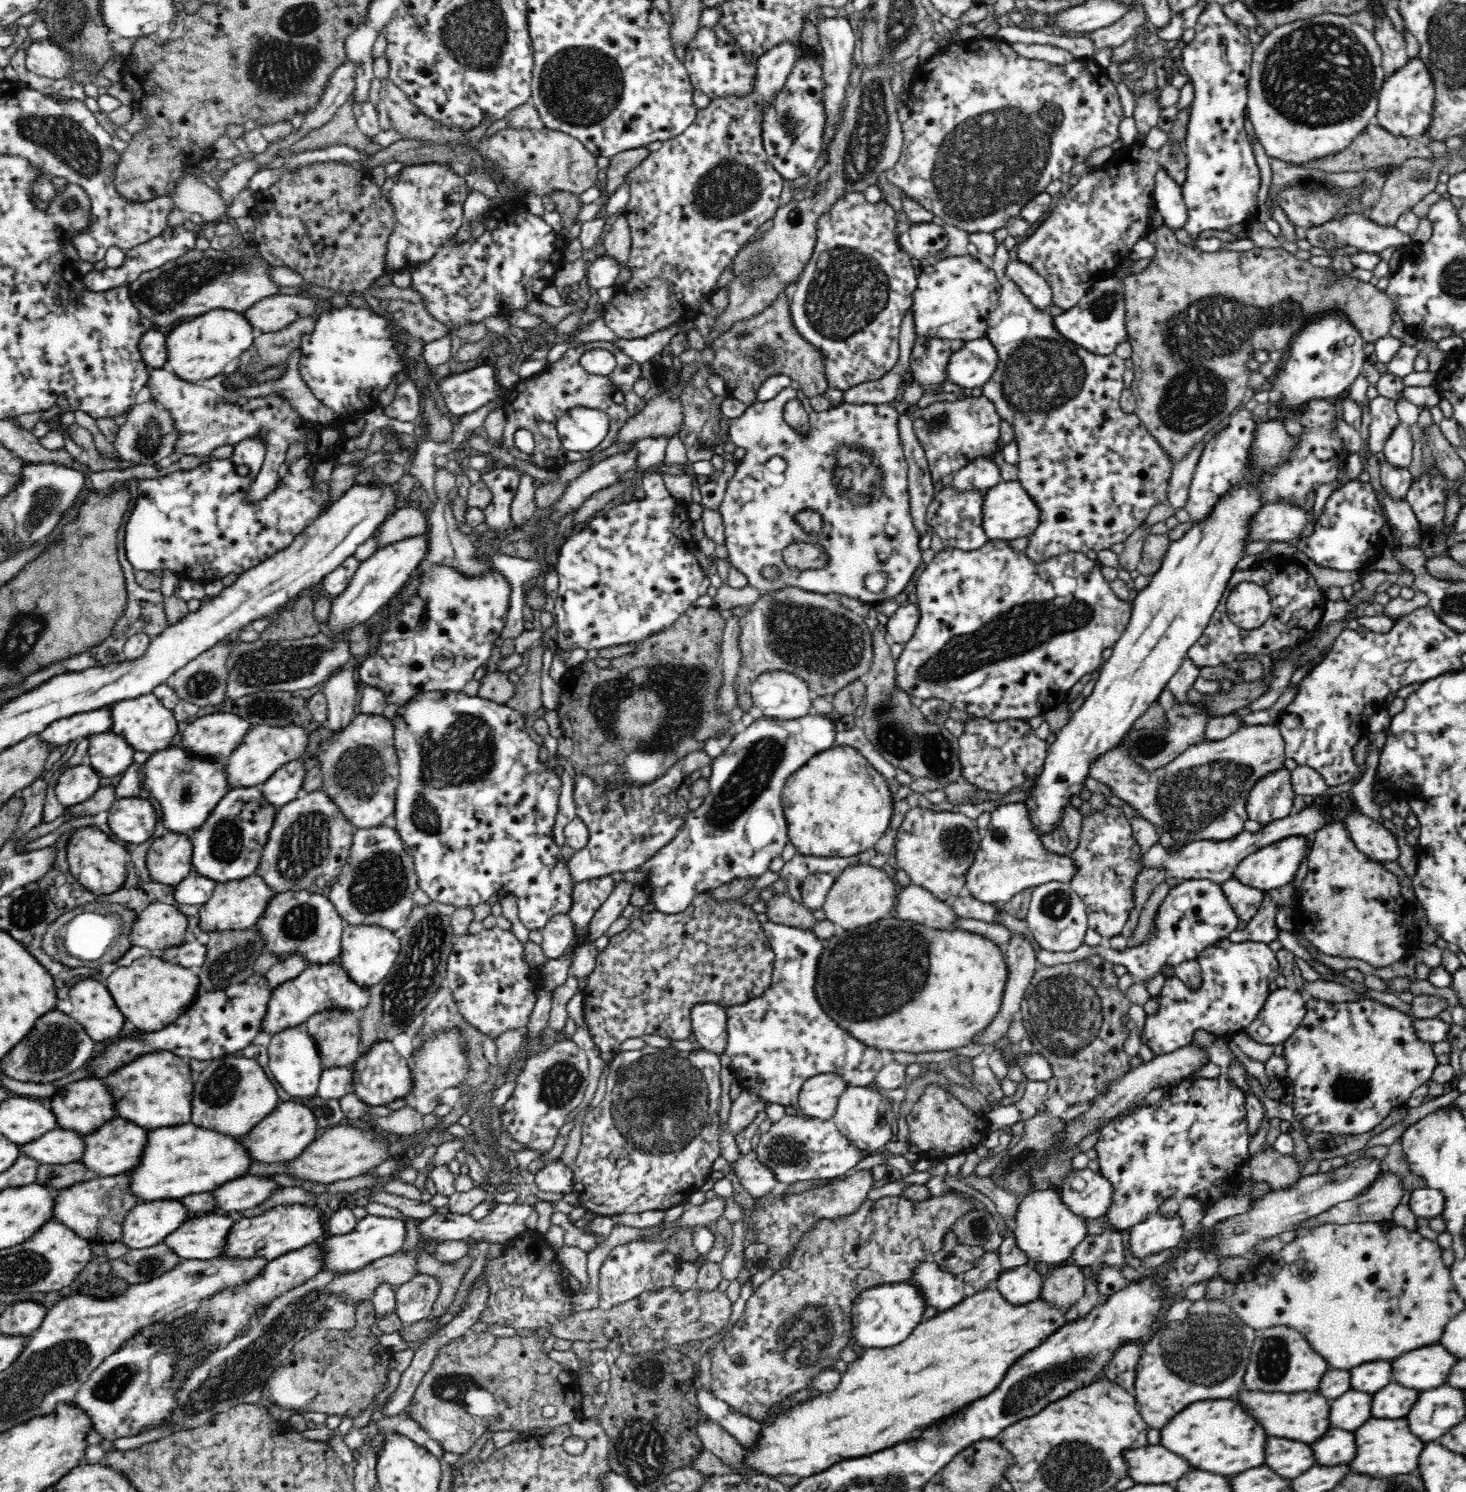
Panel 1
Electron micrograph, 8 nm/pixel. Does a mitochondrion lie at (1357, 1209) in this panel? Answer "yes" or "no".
yes

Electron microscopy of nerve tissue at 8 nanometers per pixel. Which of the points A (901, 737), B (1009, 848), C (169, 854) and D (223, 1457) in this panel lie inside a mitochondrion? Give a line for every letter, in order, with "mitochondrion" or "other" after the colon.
A: mitochondrion
B: other
C: other
D: other

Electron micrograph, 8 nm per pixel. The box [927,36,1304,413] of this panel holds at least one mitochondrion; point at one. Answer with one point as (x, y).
(986, 163)

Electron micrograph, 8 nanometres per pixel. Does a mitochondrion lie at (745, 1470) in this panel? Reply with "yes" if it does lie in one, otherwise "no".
no

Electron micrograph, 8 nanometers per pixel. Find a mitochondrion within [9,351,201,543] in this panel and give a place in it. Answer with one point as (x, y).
(44, 501)

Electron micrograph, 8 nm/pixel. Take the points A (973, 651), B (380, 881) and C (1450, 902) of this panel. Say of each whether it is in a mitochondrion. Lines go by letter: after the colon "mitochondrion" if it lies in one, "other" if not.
A: mitochondrion
B: mitochondrion
C: other

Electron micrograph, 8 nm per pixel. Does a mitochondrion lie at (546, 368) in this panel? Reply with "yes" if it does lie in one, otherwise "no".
no

